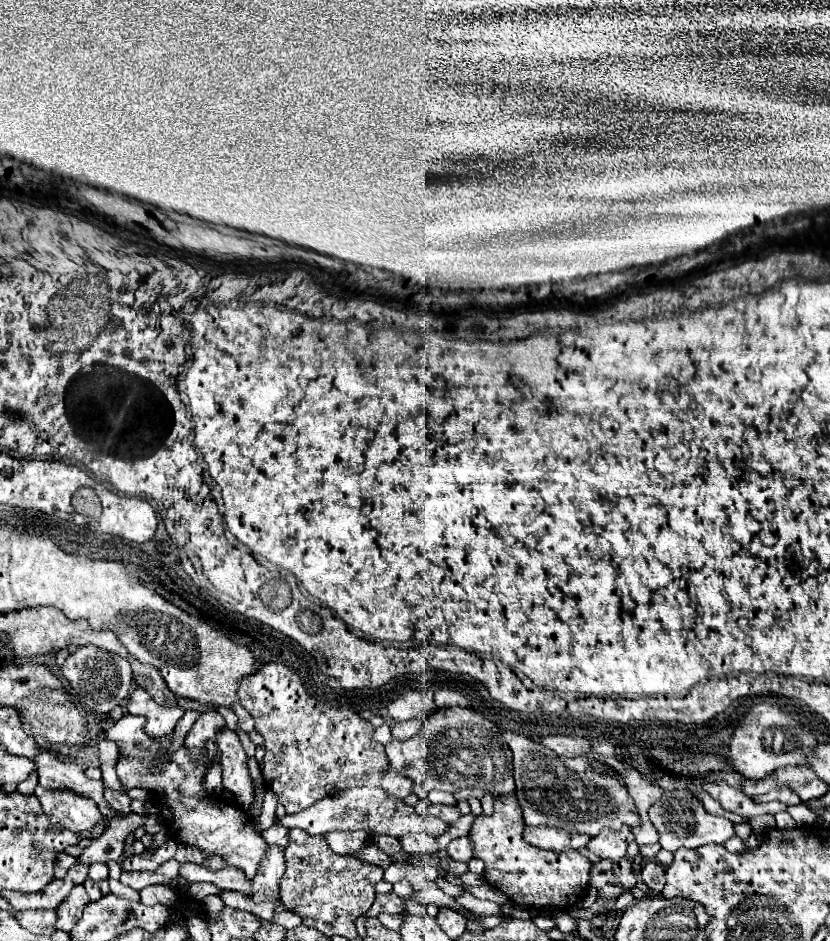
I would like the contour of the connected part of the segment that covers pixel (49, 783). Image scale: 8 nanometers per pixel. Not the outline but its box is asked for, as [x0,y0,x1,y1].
[32,750,112,820]

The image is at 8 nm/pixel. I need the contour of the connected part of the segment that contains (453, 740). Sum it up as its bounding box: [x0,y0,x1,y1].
[386,708,514,798]

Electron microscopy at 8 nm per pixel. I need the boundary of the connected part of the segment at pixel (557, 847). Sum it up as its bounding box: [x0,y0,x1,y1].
[524,826,566,851]

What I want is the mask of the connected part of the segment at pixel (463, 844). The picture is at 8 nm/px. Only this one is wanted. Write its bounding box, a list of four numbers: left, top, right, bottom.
[448,836,472,862]

